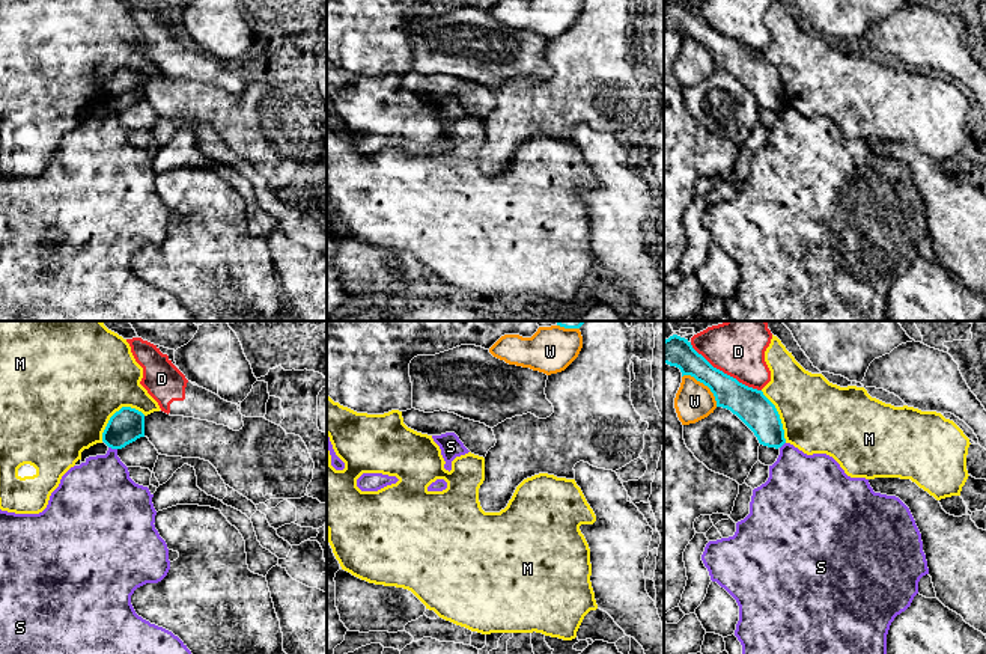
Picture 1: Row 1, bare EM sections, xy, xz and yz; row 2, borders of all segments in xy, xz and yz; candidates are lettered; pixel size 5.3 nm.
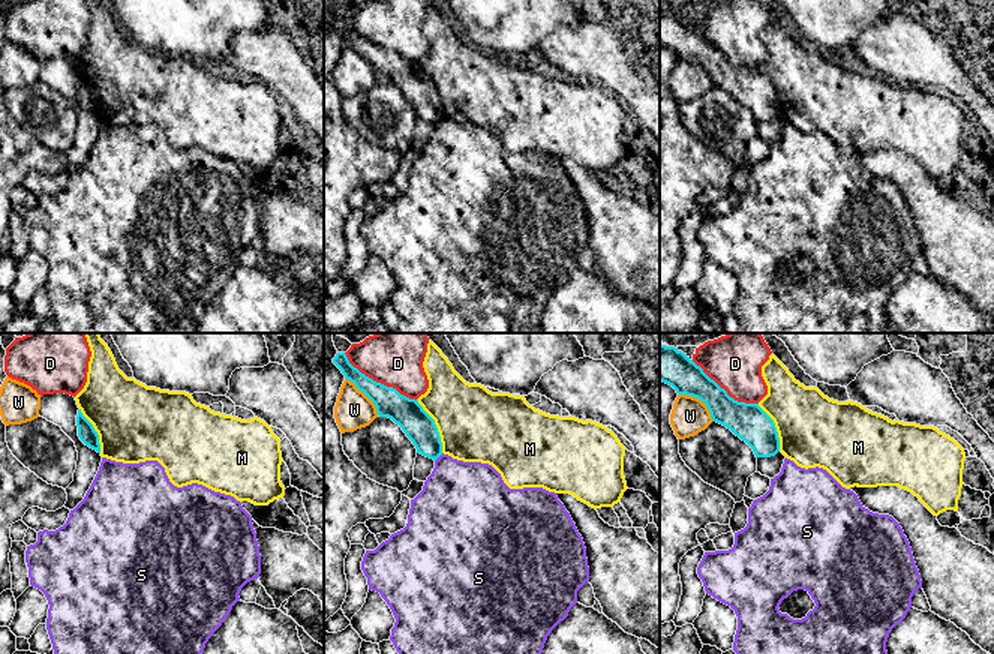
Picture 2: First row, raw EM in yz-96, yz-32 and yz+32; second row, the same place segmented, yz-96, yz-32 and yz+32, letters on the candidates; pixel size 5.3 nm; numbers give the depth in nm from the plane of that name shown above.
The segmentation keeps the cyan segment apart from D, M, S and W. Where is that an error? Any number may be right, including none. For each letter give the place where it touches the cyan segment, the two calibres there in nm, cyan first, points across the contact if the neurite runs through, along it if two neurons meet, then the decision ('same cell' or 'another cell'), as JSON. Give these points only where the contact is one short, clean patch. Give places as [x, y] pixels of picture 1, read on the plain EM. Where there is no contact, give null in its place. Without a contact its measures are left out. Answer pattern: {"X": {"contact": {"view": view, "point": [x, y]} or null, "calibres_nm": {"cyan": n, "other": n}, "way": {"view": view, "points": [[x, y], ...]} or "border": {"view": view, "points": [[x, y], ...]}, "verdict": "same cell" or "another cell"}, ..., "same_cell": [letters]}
{"D": {"contact": {"view": "yz", "point": [723, 35]}, "calibres_nm": {"cyan": 180, "other": 220}, "verdict": "another cell"}, "M": {"contact": {"view": "xy", "point": [116, 74]}, "calibres_nm": {"cyan": 180, "other": 480}, "verdict": "another cell"}, "S": {"contact": {"view": "xy", "point": [113, 110]}, "calibres_nm": {"cyan": 180, "other": 360}, "border": {"view": "xy", "points": [[109, 109], [116, 112]]}, "verdict": "another cell"}, "W": {"contact": {"view": "yz", "point": [705, 47]}, "calibres_nm": {"cyan": 170, "other": 200}, "verdict": "another cell"}, "same_cell": []}

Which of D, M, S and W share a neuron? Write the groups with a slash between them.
D / M / S / W

